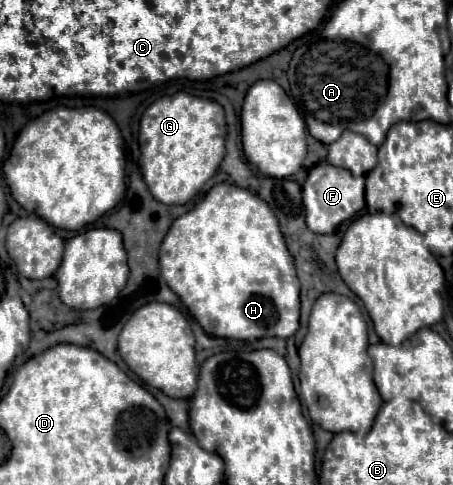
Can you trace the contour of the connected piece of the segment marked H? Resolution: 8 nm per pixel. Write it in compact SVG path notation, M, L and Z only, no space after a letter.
M215 184L187 214L179 216L161 242L159 268L167 286L183 300L203 330L217 338L257 340L265 336L289 338L299 328L299 278L285 246L279 222L257 194L235 184Z

